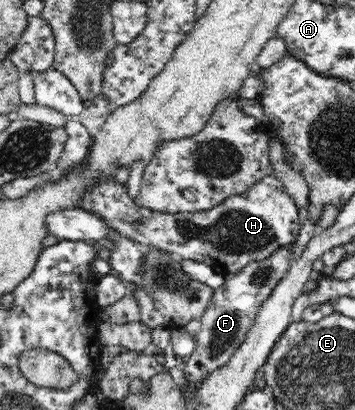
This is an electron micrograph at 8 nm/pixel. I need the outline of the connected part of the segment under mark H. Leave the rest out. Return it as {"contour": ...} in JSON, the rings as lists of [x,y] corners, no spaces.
{"contour":[[[107,175],[106,178],[94,178],[94,186],[87,187],[82,198],[74,204],[74,208],[84,209],[102,217],[111,229],[134,240],[142,248],[158,248],[182,259],[206,263],[214,269],[216,274],[224,276],[240,272],[251,262],[264,260],[274,251],[294,243],[301,227],[301,224],[298,223],[298,208],[296,208],[294,199],[290,197],[282,182],[274,175],[264,176],[244,194],[232,194],[230,198],[226,198],[224,202],[211,207],[210,210],[175,215],[140,206],[137,200],[132,200],[128,195],[126,185],[116,181],[115,175]]]}

